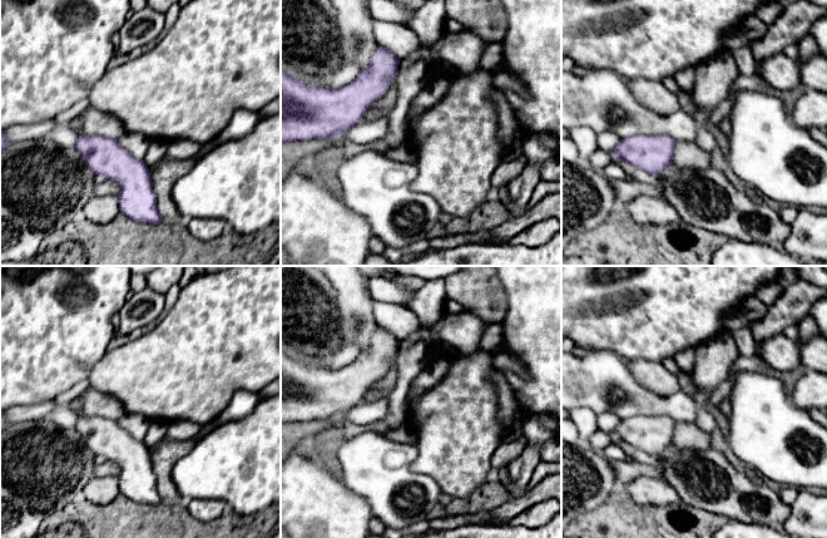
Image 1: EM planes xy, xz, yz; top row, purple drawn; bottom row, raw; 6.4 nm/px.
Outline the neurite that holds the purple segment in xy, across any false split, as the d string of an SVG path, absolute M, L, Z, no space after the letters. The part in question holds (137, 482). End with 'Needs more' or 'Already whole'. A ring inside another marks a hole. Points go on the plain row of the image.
M79 416L75 429L94 455L120 467L118 485L125 498L149 505L163 503L144 441L132 438L117 420L100 416Z. Already whole

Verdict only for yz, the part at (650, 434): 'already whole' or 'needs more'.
already whole

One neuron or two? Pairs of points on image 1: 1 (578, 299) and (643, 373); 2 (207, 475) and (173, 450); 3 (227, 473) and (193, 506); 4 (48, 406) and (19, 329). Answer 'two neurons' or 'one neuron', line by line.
1: two neurons
2: two neurons
3: two neurons
4: two neurons

